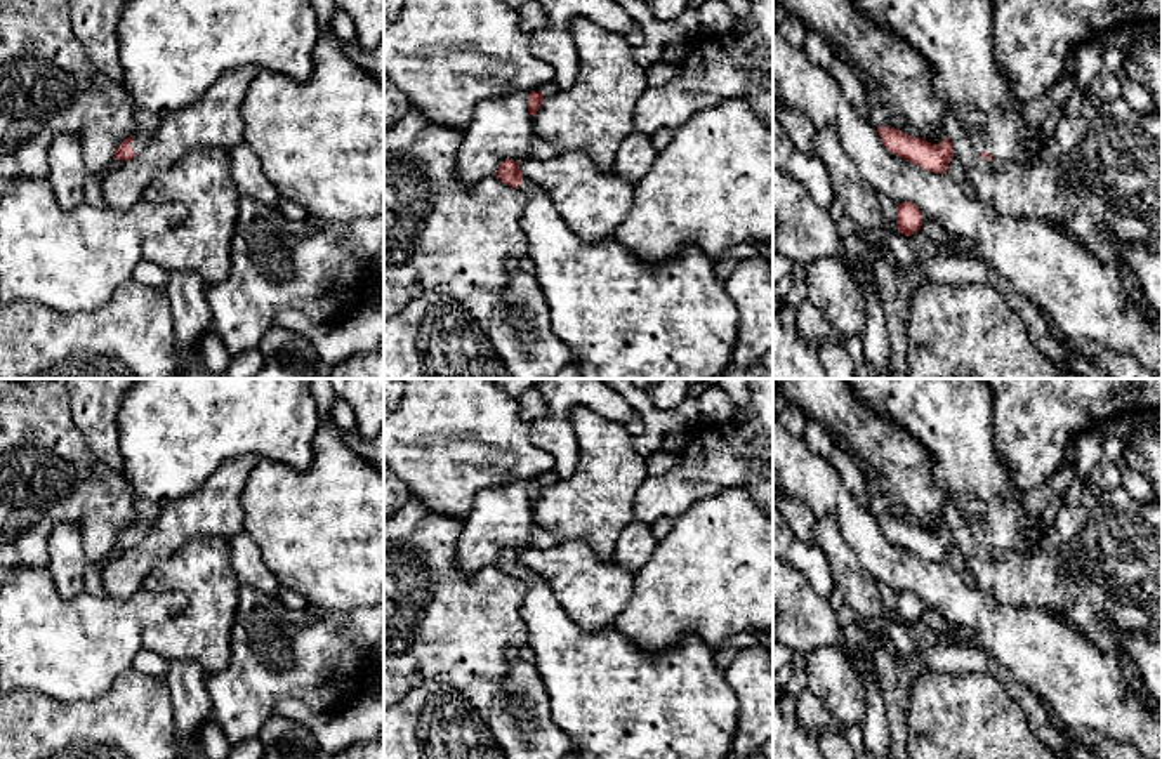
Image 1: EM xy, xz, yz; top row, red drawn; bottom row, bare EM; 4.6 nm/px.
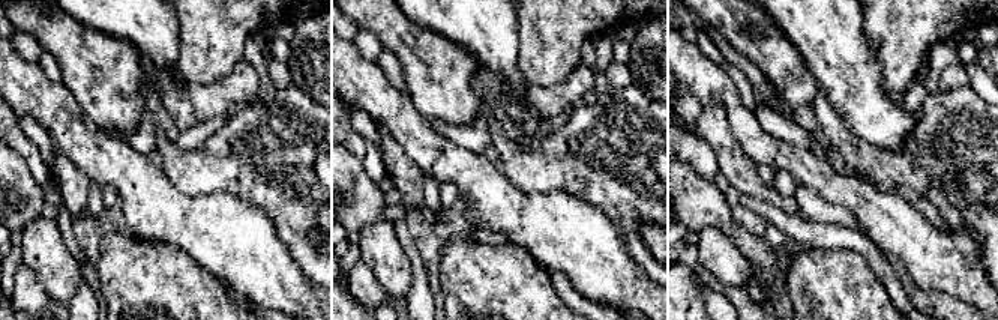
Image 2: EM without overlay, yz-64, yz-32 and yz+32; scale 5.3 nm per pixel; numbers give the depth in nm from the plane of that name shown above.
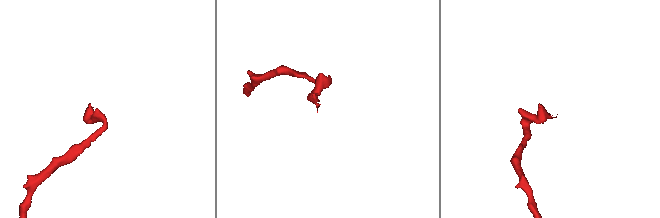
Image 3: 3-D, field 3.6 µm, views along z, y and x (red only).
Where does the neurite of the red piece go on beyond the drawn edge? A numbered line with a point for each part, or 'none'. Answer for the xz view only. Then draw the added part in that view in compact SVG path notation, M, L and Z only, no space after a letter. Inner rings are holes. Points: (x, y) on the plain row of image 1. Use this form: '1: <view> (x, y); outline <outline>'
1: xz (615, 700); outline M523 566L519 578L526 585L521 617L528 646L551 700L552 721L566 733L577 759L726 759L731 754L738 696L716 665L714 650L697 634L686 634L674 648L648 651L613 625L582 630L540 575Z

